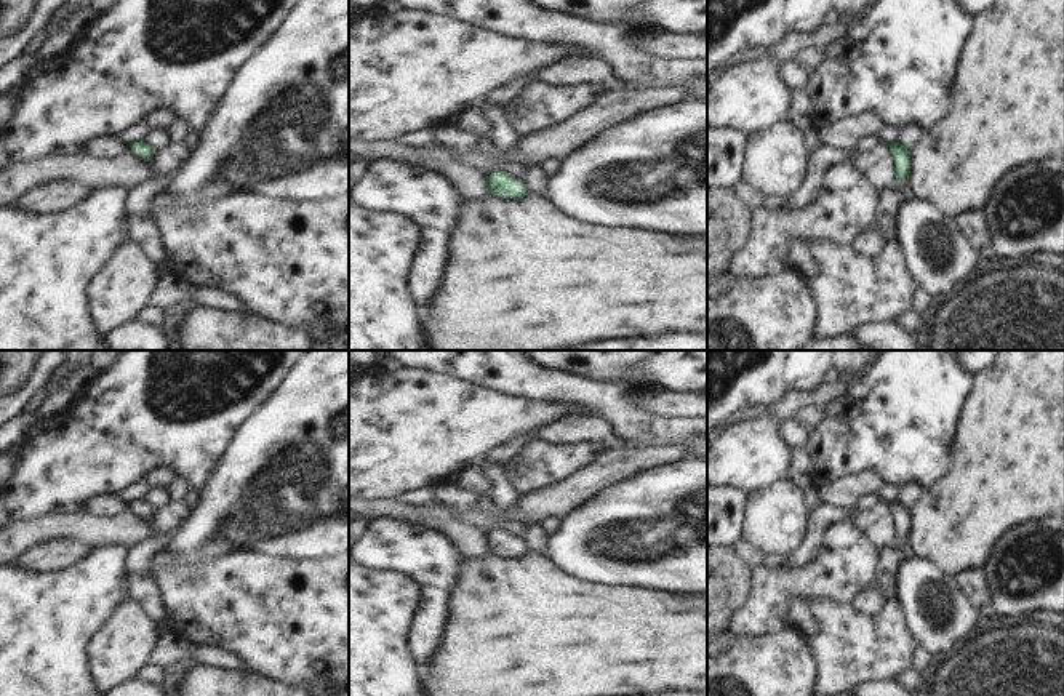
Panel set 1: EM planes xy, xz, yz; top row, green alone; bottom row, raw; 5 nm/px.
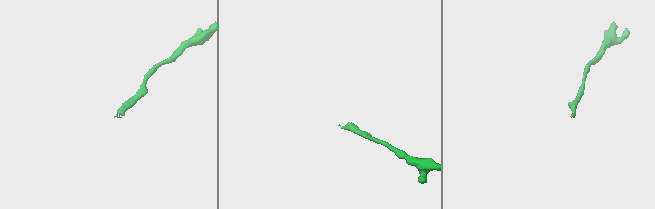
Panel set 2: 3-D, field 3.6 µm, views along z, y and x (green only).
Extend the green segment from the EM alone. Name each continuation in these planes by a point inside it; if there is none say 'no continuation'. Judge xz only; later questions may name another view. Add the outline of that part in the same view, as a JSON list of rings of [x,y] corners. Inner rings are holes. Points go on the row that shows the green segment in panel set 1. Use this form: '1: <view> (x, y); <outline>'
no continuation

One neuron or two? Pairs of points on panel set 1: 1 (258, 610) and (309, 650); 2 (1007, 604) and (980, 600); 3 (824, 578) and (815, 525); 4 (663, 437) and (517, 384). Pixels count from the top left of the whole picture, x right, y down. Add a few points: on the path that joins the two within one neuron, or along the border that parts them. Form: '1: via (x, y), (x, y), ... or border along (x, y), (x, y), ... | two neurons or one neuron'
1: via (271, 613), (296, 637) | one neuron
2: border along (980, 567), (988, 594), (986, 608) | two neurons
3: border along (840, 522), (831, 527), (812, 562), (784, 567) | two neurons
4: via (626, 418), (608, 400), (576, 389), (554, 386) | one neuron

